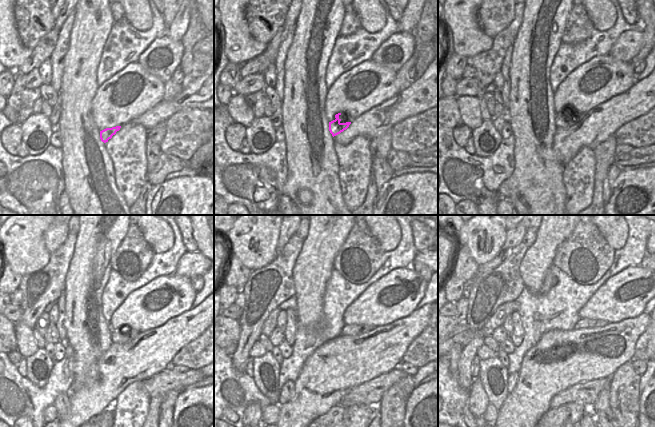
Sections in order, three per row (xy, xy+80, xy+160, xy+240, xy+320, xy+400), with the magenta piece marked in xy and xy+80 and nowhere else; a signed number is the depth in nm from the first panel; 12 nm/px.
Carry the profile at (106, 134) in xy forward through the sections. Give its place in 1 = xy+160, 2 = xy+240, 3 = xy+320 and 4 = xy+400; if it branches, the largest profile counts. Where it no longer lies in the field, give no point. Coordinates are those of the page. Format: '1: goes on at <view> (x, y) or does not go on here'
1: goes on at xy+160 (562, 119)
2: goes on at xy+240 (123, 334)
3: goes on at xy+320 (352, 329)
4: goes on at xy+400 (582, 323)

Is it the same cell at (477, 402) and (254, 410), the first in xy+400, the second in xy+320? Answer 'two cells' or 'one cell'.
one cell

